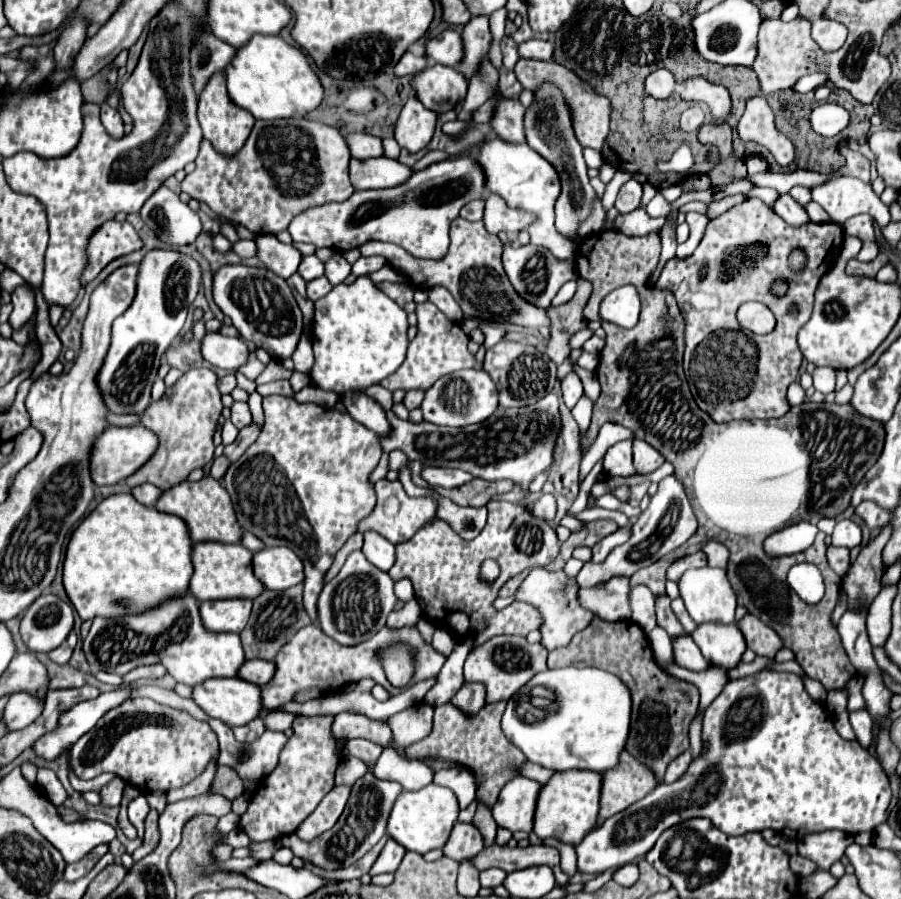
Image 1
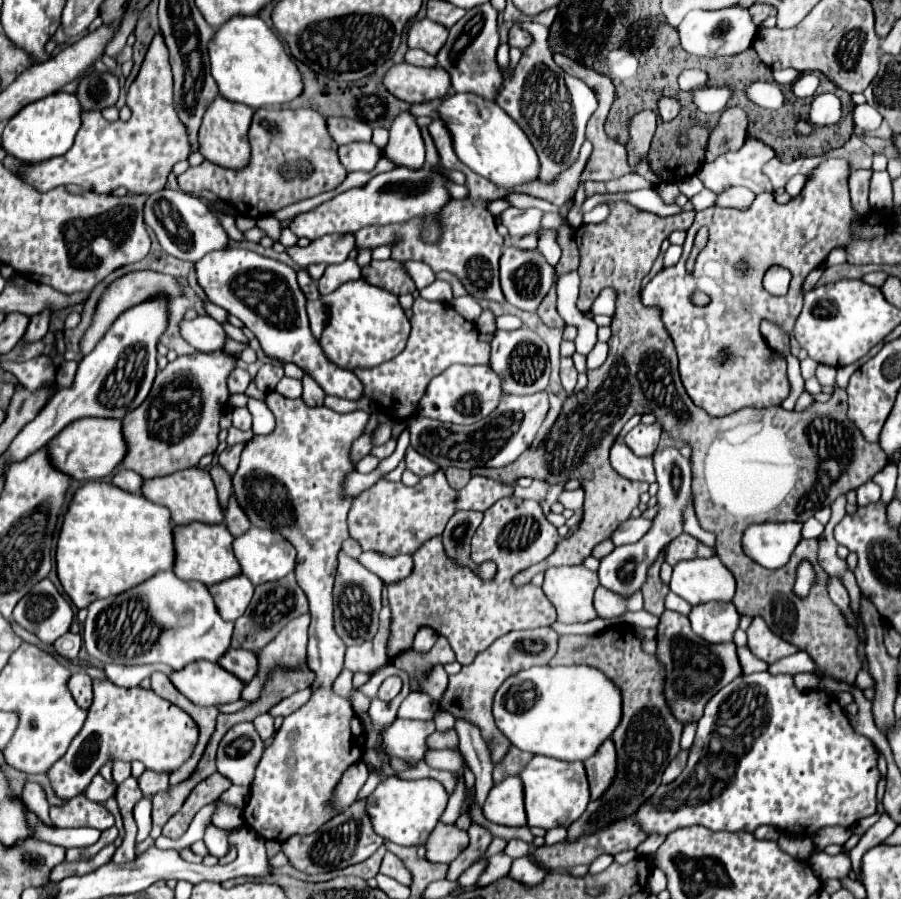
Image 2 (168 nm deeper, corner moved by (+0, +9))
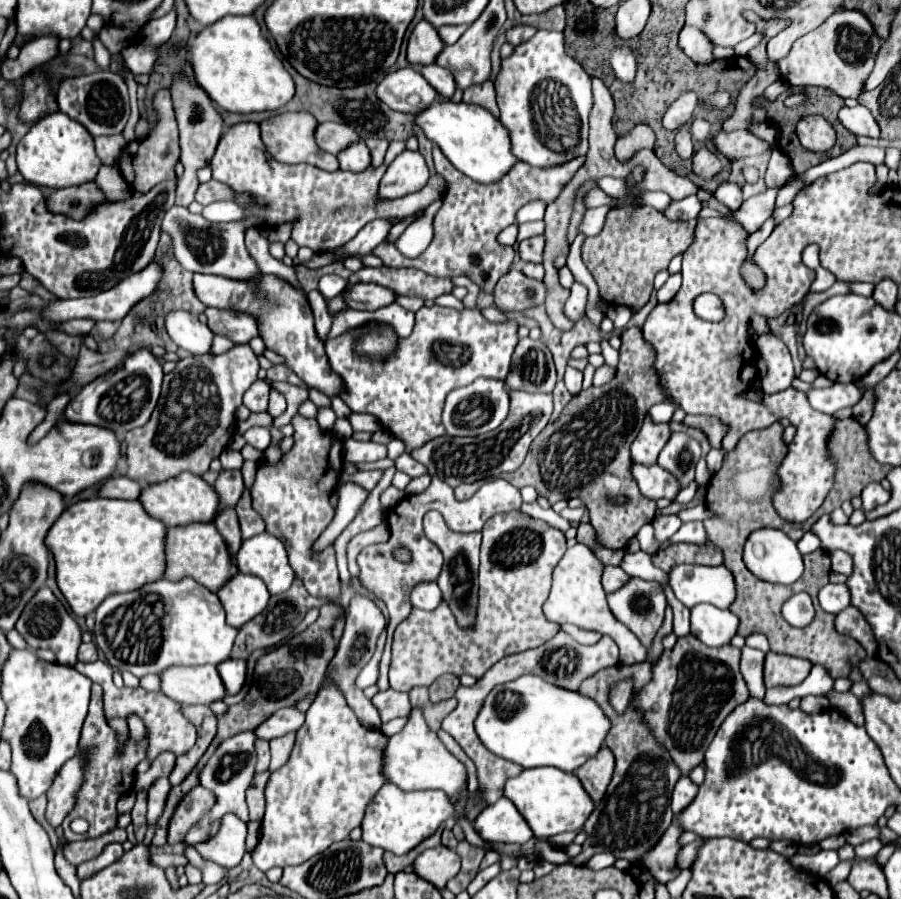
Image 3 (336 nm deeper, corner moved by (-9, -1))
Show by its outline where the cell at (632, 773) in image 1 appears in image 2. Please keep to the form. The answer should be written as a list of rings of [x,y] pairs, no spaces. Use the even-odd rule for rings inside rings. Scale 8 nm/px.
[[[605,740],[601,744],[601,750],[593,754],[593,758],[583,762],[587,778],[589,778],[589,790],[591,790],[591,800],[597,800],[613,782],[615,776],[615,766],[617,766],[617,754],[615,746],[611,740]]]

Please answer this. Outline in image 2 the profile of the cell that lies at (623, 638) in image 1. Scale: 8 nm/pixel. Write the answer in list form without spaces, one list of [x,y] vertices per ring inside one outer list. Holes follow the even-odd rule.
[[[627,624],[609,628],[597,636],[561,636],[559,650],[549,664],[593,666],[617,682],[623,698],[621,722],[611,738],[617,748],[617,774],[609,790],[605,790],[601,798],[591,800],[585,814],[581,814],[581,818],[567,828],[569,838],[581,838],[581,834],[595,834],[601,830],[601,826],[609,826],[609,822],[633,818],[639,806],[643,806],[643,802],[655,794],[655,790],[661,786],[663,770],[679,752],[683,726],[673,718],[665,704],[661,664],[655,656],[641,650],[641,642]]]

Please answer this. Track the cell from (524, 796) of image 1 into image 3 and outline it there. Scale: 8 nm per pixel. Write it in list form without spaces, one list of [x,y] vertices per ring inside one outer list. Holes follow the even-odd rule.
[[[506,798],[482,810],[474,820],[474,828],[488,842],[526,844],[534,836],[524,816]]]

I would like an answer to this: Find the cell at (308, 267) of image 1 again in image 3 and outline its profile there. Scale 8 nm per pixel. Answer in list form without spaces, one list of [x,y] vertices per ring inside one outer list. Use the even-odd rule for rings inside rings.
[[[326,274],[326,276],[320,278],[318,290],[320,290],[322,296],[326,296],[326,300],[330,300],[330,298],[338,296],[338,294],[346,288],[346,284],[348,284],[348,282],[346,282],[344,278],[340,278],[340,276],[336,276],[336,274]]]

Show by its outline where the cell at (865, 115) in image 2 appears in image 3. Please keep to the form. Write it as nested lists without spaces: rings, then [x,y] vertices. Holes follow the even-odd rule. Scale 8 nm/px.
[[[844,106],[838,112],[840,122],[856,136],[870,136],[870,138],[878,138],[878,124],[872,118],[872,114],[864,108],[864,106],[856,106],[856,108],[848,108]]]

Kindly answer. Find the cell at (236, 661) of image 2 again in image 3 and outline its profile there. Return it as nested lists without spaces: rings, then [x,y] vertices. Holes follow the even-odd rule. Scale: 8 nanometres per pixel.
[[[226,660],[218,666],[218,674],[228,694],[238,694],[246,684],[246,660]]]

